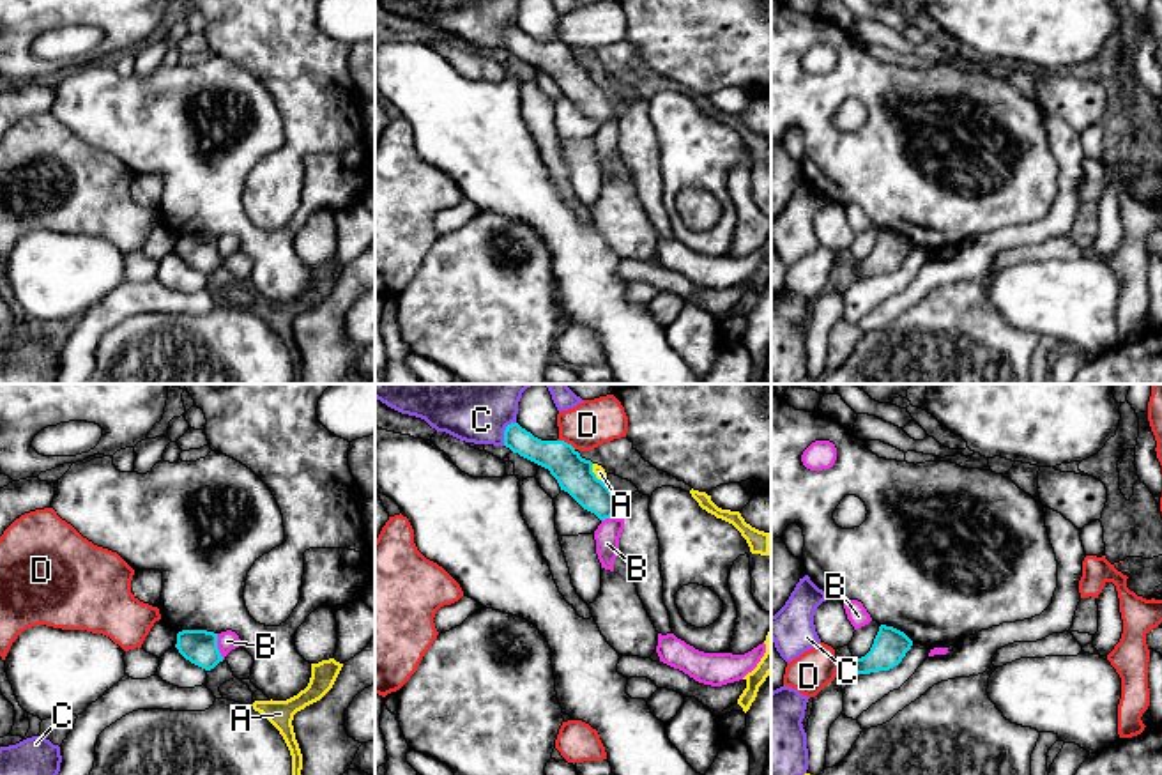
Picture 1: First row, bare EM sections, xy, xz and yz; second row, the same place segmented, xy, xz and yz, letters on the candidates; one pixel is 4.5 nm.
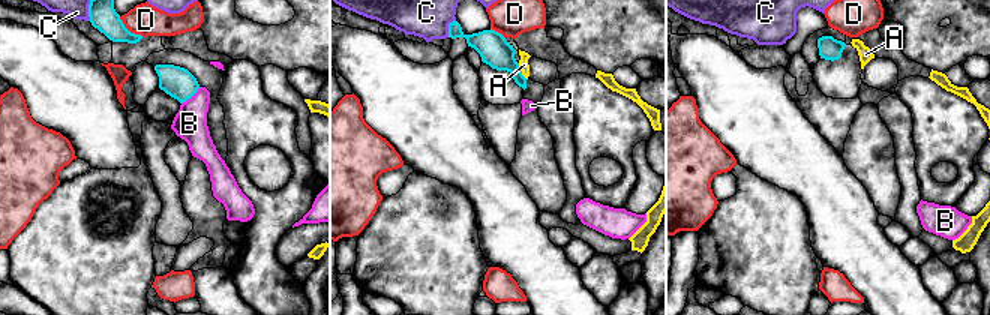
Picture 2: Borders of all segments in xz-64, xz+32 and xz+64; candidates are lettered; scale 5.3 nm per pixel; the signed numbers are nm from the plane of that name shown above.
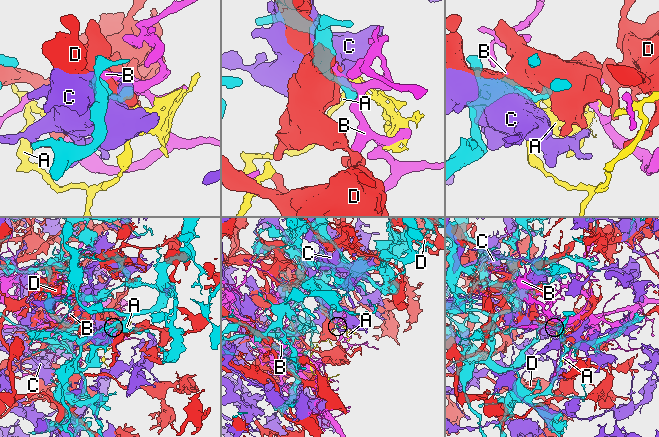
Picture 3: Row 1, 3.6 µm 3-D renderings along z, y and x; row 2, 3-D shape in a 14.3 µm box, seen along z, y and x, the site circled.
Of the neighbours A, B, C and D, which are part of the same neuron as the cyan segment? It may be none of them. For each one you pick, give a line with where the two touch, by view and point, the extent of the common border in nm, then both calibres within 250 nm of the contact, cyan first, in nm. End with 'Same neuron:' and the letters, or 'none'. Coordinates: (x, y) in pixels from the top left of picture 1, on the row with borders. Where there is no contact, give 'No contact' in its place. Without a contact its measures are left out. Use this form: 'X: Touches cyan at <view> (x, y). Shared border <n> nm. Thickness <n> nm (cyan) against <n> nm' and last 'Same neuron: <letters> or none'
Same neuron: none

